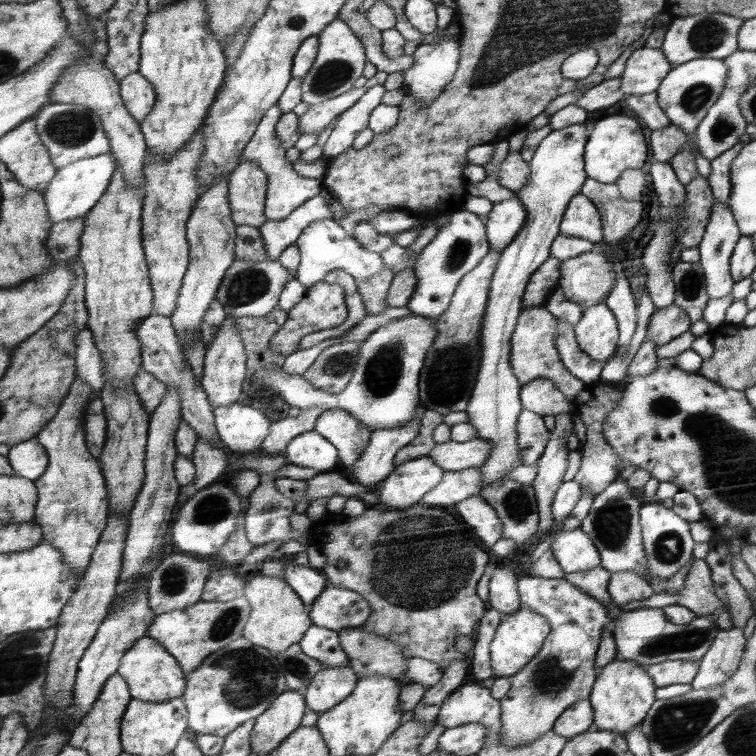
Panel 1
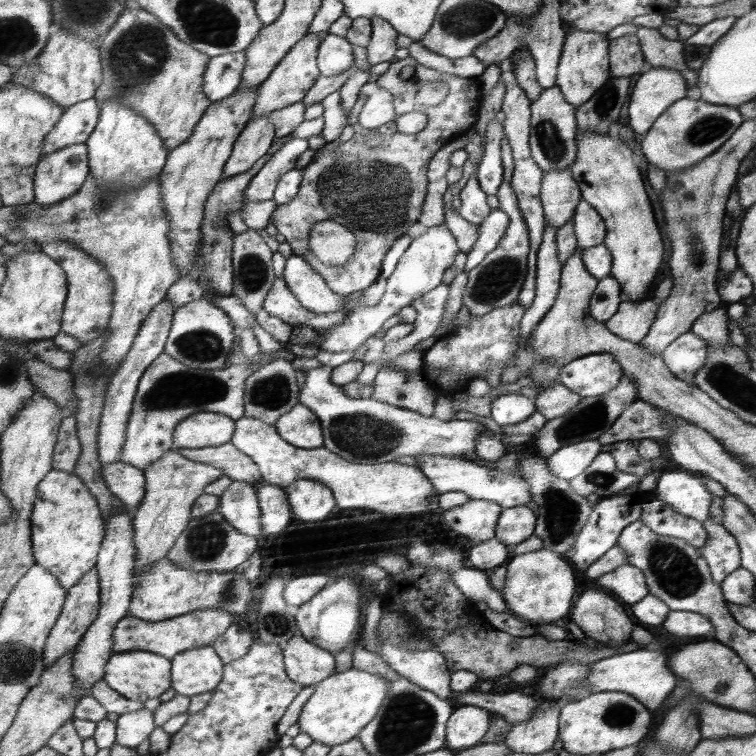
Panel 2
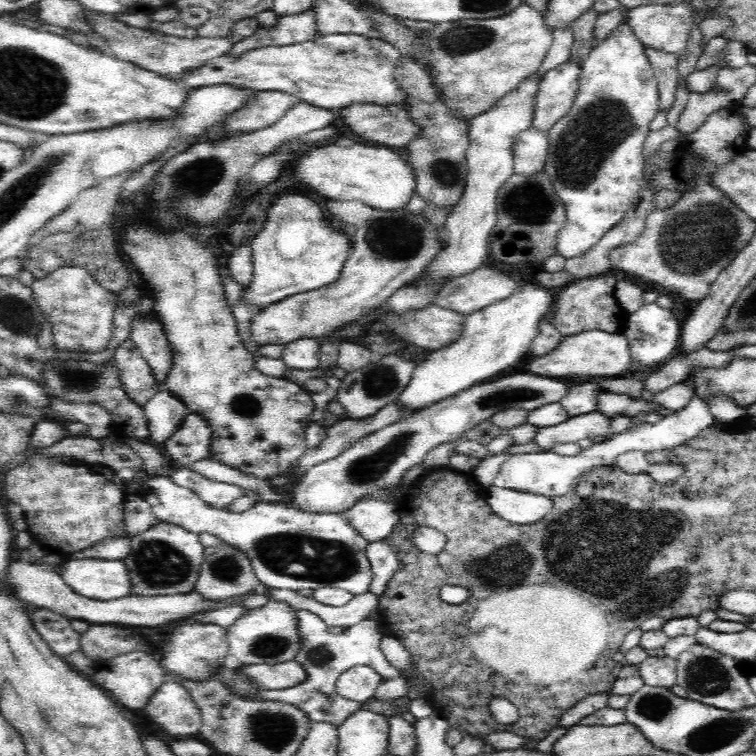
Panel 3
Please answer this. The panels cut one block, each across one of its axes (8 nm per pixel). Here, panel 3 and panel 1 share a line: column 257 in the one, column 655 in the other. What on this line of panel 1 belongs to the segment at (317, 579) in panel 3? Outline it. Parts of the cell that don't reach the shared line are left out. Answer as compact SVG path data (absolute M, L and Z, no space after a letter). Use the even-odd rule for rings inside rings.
M643 501L638 510L642 544L647 560L647 571L652 578L670 578L689 559L692 559L693 542L686 520L677 517L670 508L654 501Z

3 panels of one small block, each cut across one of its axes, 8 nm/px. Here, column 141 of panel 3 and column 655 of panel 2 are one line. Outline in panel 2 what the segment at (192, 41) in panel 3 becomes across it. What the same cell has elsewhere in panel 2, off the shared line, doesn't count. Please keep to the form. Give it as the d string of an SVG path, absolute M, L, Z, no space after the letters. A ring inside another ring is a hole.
M643 26L635 29L634 36L638 40L644 62L649 63L652 68L675 70L682 75L687 88L695 87L696 74L688 70L683 63L682 42L665 39L656 28Z

